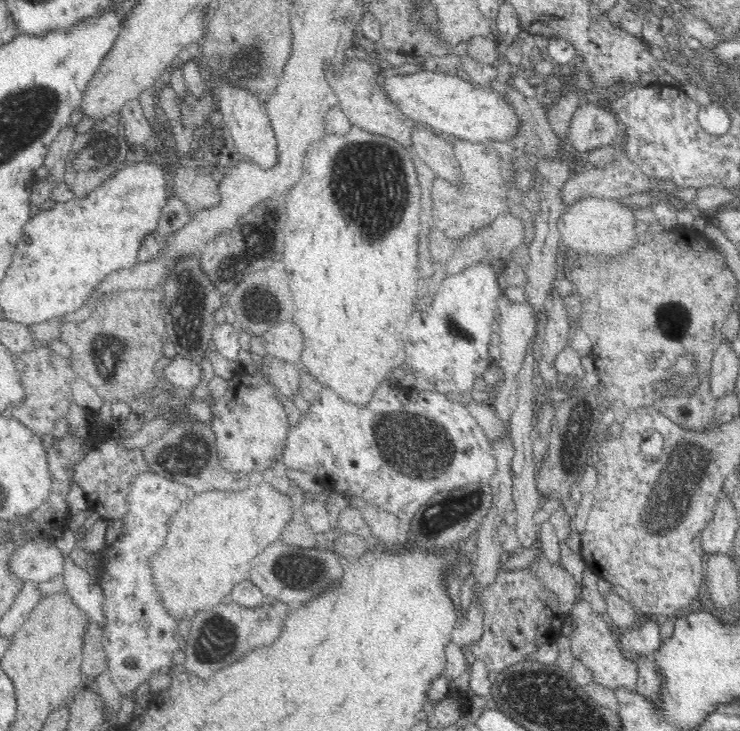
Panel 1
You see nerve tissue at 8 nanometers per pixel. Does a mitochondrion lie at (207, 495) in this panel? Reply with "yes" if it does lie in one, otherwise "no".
no

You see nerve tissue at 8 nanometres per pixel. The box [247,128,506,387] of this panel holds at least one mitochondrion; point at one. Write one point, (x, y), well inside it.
(373, 212)

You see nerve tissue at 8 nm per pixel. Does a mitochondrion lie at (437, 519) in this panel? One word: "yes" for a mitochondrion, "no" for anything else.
yes

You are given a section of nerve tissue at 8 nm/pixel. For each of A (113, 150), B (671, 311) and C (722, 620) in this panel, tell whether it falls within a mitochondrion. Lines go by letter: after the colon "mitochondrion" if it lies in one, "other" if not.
A: other
B: mitochondrion
C: other

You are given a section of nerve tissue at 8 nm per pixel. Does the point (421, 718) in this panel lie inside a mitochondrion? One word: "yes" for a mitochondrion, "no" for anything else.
no

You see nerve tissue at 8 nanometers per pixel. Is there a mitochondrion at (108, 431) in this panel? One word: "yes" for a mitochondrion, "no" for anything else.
no

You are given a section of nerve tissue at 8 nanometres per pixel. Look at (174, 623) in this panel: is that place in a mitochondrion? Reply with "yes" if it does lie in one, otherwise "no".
no

